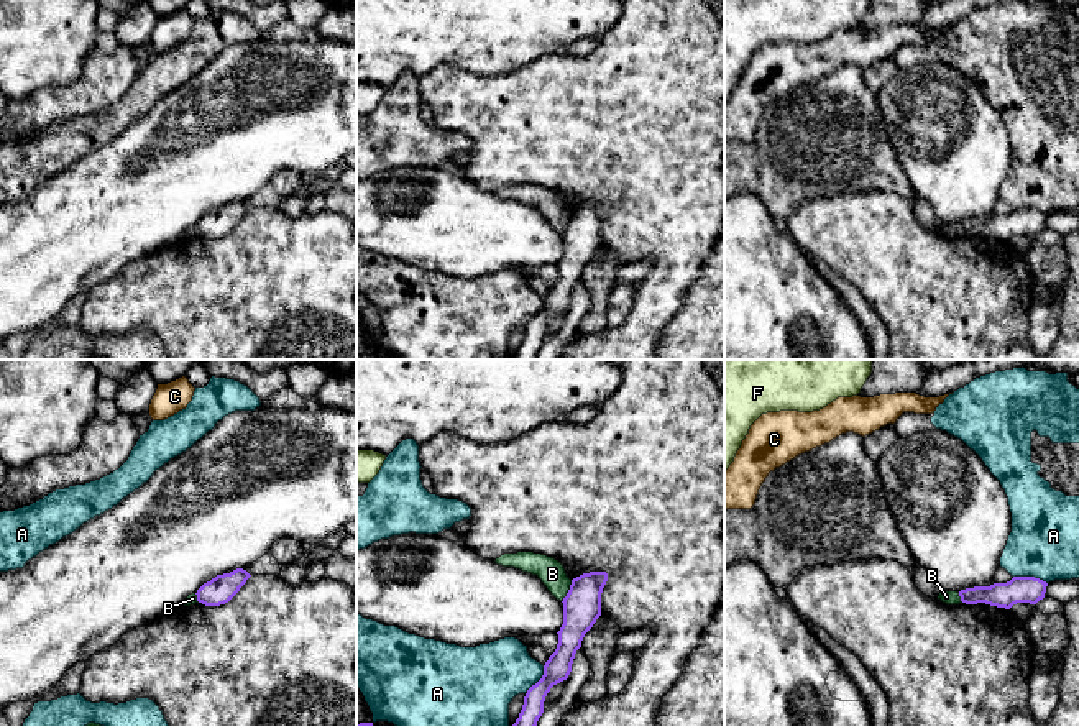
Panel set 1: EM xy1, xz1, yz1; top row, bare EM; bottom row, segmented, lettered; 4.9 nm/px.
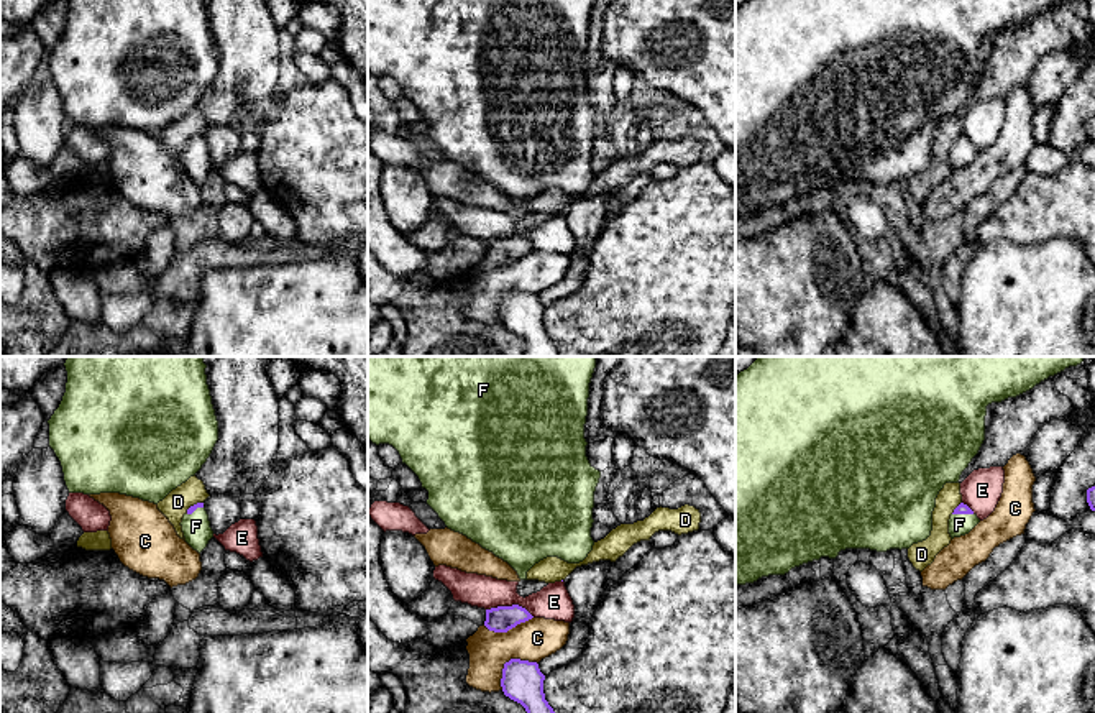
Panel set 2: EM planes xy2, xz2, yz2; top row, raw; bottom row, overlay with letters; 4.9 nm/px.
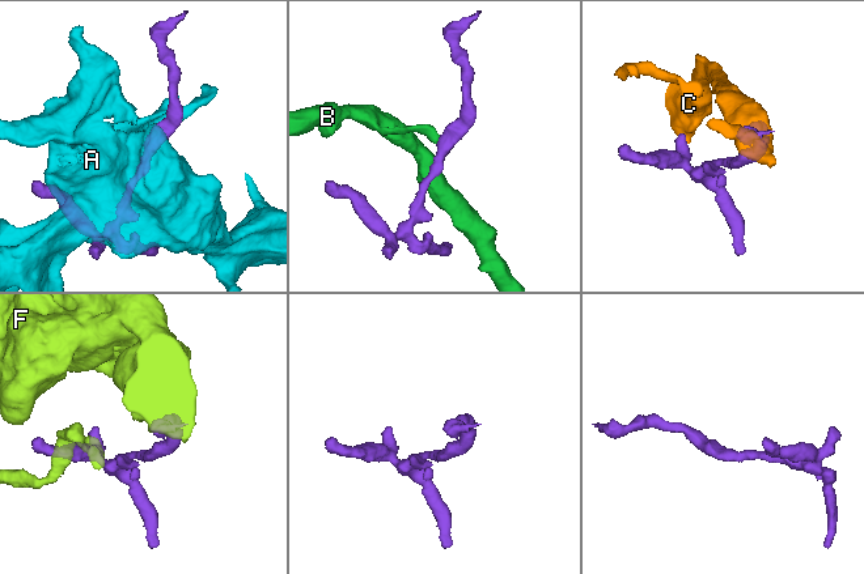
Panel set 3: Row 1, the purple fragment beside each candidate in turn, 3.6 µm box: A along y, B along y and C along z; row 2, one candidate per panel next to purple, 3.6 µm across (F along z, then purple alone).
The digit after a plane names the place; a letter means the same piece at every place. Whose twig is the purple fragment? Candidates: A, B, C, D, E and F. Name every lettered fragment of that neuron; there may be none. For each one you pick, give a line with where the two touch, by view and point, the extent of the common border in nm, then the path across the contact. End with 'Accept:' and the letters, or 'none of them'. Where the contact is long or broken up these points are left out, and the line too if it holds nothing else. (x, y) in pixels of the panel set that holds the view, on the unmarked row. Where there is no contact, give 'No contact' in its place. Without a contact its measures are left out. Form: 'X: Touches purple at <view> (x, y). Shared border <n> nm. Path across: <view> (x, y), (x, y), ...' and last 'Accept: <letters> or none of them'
F: Touches purple at yz2 (962, 145). Shared border 100 nm
Accept: F

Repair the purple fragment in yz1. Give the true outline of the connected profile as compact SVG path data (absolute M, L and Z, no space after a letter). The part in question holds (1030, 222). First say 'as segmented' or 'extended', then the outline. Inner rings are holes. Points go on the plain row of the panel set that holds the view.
as segmented | M1013 209L1007 215L961 222L959 228L966 237L985 235L1010 241L1017 235L1036 237L1045 230L1046 218L1046 214L1035 209Z

